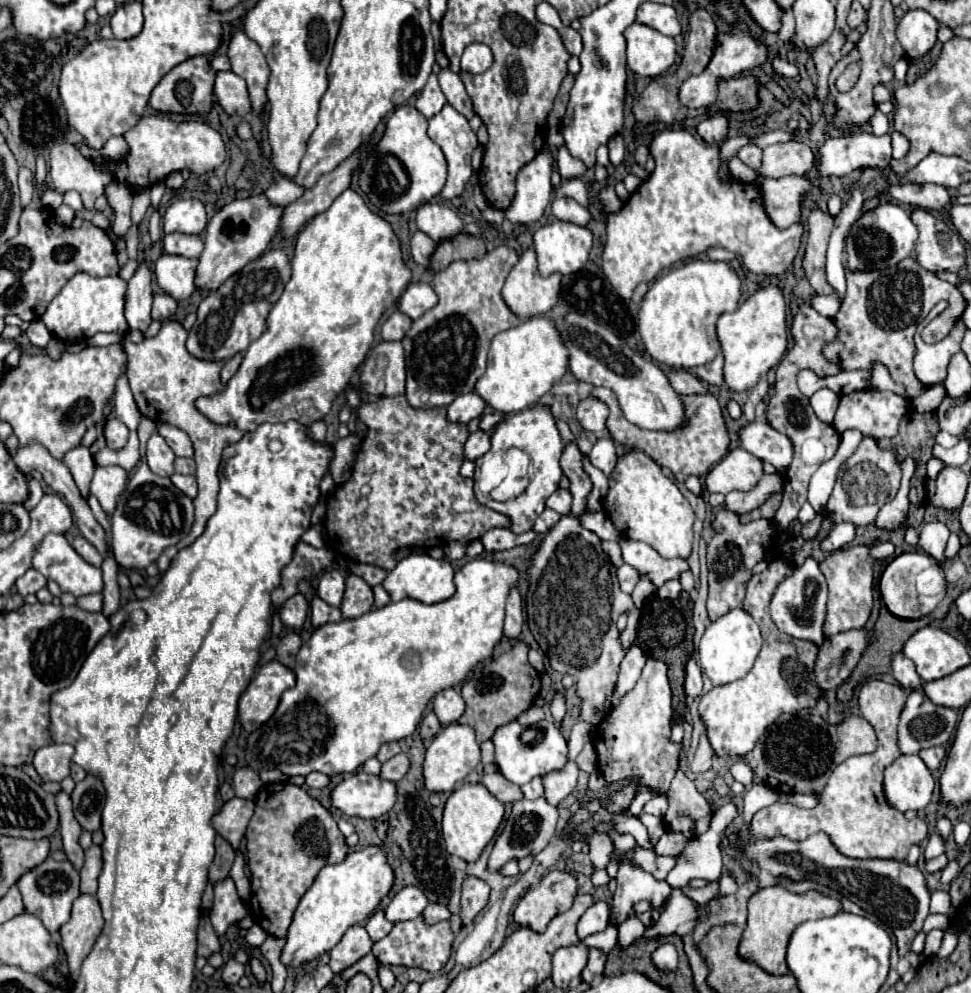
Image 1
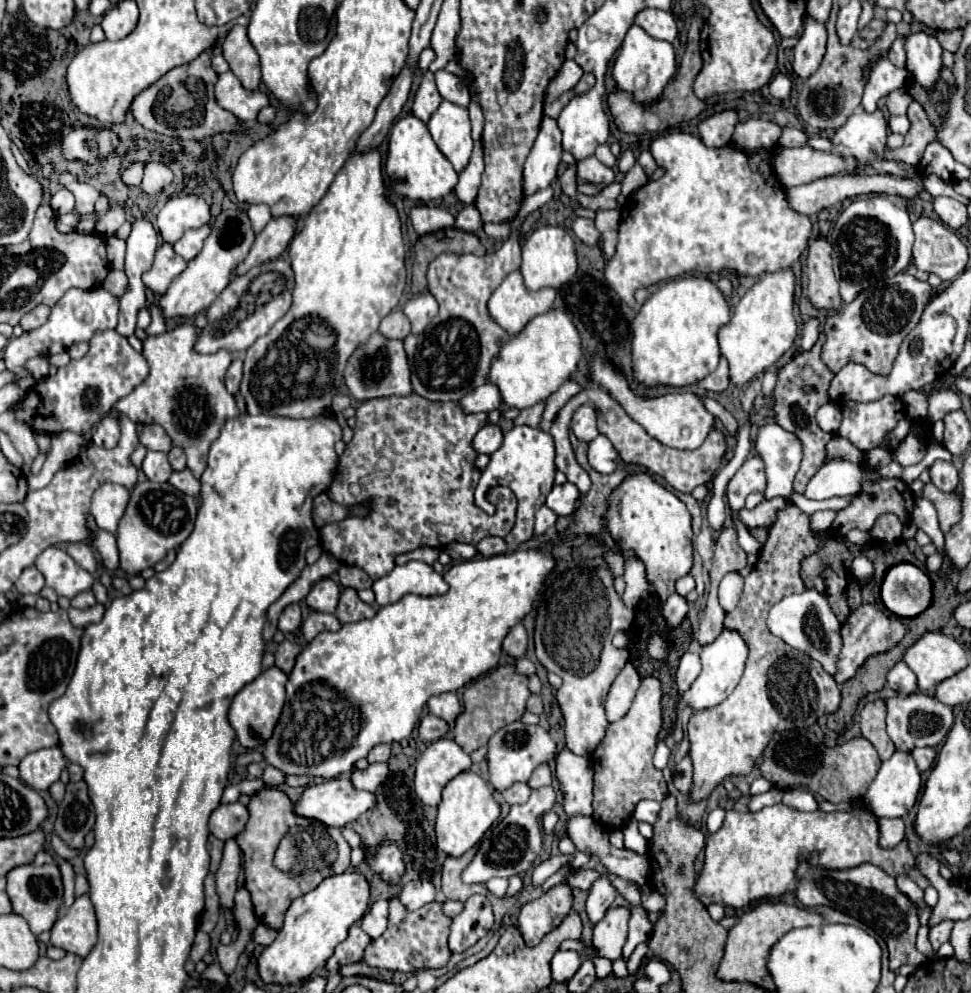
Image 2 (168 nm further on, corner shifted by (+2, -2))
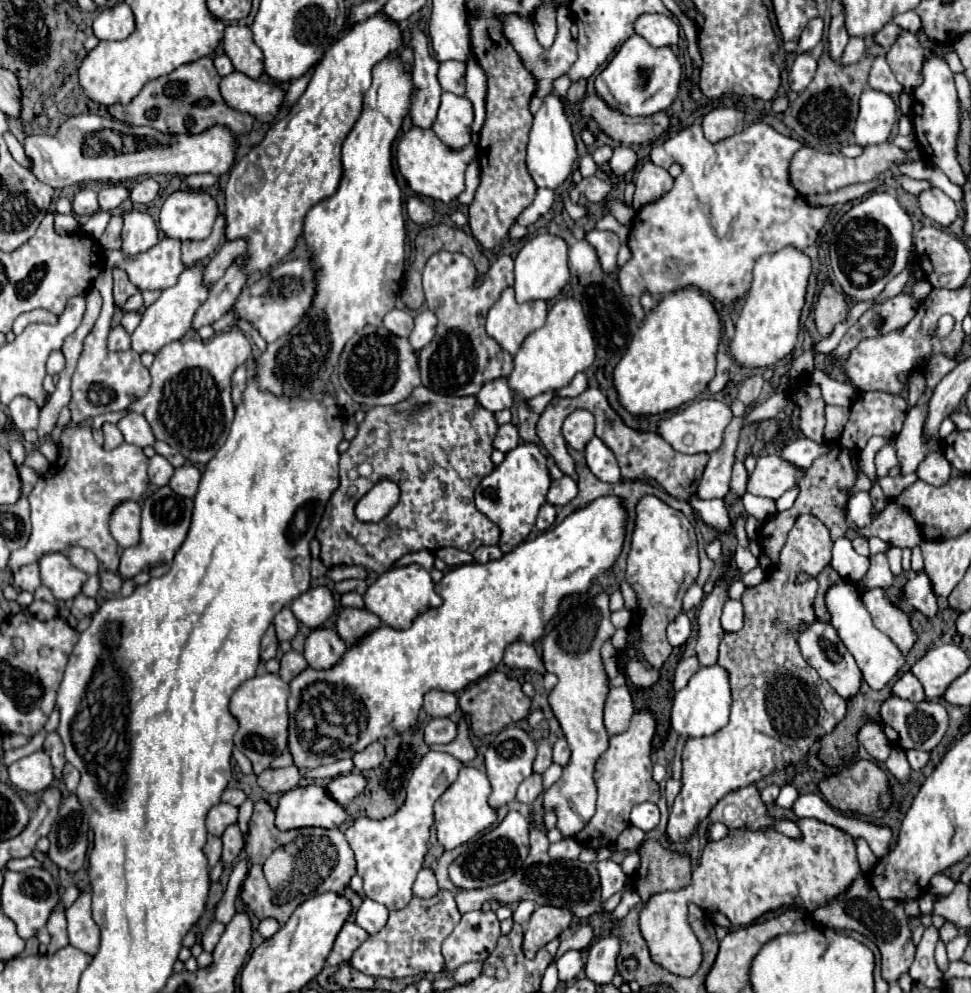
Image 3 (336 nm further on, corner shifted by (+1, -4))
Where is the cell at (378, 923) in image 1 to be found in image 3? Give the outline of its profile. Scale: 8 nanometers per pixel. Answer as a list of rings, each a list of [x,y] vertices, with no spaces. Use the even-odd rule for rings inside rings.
[[[364,899],[360,909],[356,911],[356,923],[366,929],[370,935],[378,933],[388,921],[388,909],[372,899]]]

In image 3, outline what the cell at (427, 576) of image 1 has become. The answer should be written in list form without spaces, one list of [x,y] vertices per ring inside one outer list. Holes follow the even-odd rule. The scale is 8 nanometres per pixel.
[[[406,565],[406,567],[396,567],[392,571],[382,573],[364,593],[364,607],[366,611],[372,611],[374,615],[380,617],[384,625],[404,629],[412,625],[412,619],[416,615],[422,615],[424,611],[432,607],[440,607],[442,599],[434,591],[434,583],[430,579],[430,573],[420,567],[420,565]]]

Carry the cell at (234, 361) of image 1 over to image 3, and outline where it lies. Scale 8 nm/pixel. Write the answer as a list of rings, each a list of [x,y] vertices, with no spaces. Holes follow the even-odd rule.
[[[240,365],[240,367],[234,371],[234,375],[232,375],[232,401],[234,401],[234,405],[240,405],[240,403],[242,403],[242,391],[244,391],[244,387],[246,387],[246,381],[248,381],[248,377],[246,377],[246,367]]]

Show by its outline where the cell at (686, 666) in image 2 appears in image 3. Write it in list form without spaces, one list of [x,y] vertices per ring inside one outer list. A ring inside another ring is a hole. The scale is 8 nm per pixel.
[[[688,657],[688,659],[682,659],[676,667],[676,679],[674,679],[674,689],[680,691],[682,687],[688,685],[690,677],[698,671],[698,659],[696,657]]]

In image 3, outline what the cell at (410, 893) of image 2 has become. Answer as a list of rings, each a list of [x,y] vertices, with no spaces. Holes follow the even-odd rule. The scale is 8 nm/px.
[[[424,867],[416,881],[414,881],[414,895],[416,897],[422,897],[422,899],[430,899],[438,893],[438,883],[436,883],[436,877],[434,877],[434,871]]]

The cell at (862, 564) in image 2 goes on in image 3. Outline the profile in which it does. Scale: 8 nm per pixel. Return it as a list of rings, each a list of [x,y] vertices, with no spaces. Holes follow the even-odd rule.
[[[840,537],[836,543],[834,543],[834,549],[832,549],[832,569],[844,579],[844,581],[850,581],[850,583],[858,583],[862,581],[862,577],[866,575],[868,571],[868,557],[862,557],[858,555],[854,549],[852,549],[852,543],[846,539],[846,537]]]

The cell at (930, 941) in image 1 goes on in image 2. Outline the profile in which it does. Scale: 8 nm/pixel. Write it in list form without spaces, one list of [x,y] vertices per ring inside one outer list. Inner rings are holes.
[[[945,919],[945,921],[941,921],[939,925],[933,925],[933,927],[929,929],[929,941],[931,941],[931,945],[933,945],[935,951],[939,949],[941,943],[949,941],[951,929],[953,929],[953,921],[951,921],[951,919]]]

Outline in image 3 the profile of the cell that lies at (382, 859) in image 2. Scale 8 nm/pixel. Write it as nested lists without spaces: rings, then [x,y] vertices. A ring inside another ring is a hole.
[[[428,751],[412,773],[404,805],[394,815],[380,821],[370,817],[358,817],[346,829],[344,835],[354,851],[356,873],[364,881],[364,891],[368,899],[386,905],[390,911],[404,909],[410,903],[410,899],[414,897],[412,885],[428,853],[428,837],[434,823],[434,801],[456,781],[460,767],[462,763],[452,755]]]

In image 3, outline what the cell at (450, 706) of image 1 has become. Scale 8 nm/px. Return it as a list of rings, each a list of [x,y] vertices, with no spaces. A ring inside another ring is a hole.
[[[432,689],[424,695],[424,709],[432,717],[450,717],[458,709],[458,699],[454,693]]]

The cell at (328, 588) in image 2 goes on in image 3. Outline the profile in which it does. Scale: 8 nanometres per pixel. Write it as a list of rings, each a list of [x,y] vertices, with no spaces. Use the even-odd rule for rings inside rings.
[[[316,587],[294,599],[290,609],[302,625],[316,629],[334,613],[334,599],[328,587]]]

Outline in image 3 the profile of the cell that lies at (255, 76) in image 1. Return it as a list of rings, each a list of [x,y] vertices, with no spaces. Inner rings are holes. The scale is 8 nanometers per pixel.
[[[228,25],[224,29],[222,47],[224,47],[226,55],[232,59],[236,71],[240,71],[240,73],[244,73],[252,79],[260,79],[260,75],[264,71],[262,51],[254,43],[250,27],[246,27],[246,25]]]

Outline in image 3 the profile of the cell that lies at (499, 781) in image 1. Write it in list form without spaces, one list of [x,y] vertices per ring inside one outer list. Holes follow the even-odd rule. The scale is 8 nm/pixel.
[[[532,773],[532,775],[530,775],[528,779],[524,779],[522,785],[518,787],[518,795],[516,795],[516,799],[522,801],[522,803],[528,803],[528,805],[530,805],[542,791],[544,791],[544,787],[542,787],[542,775]]]

